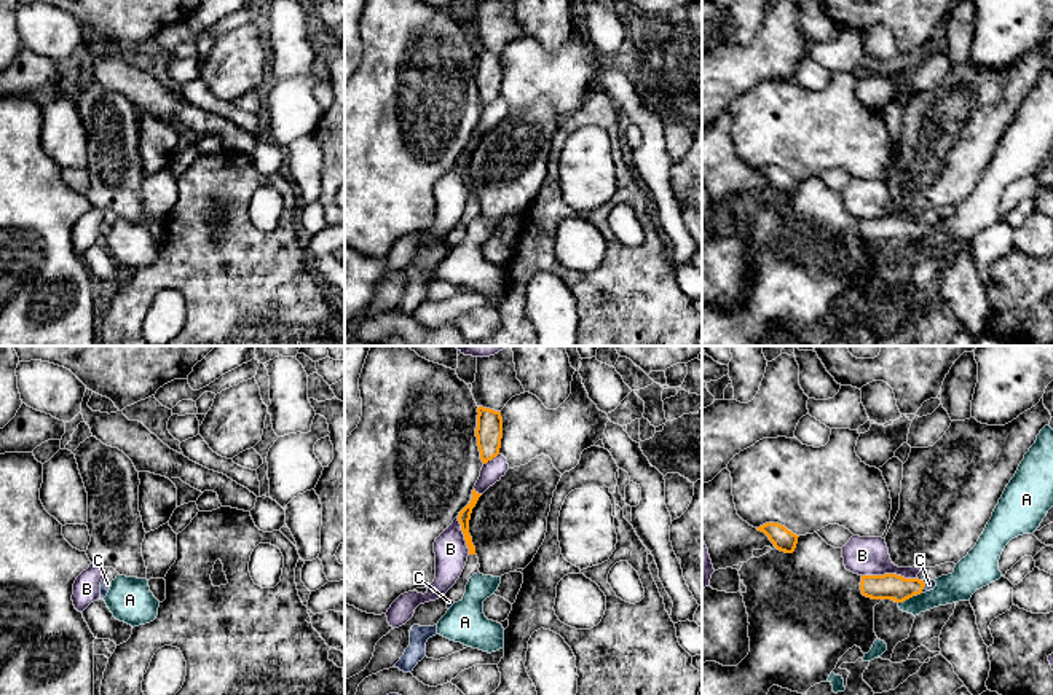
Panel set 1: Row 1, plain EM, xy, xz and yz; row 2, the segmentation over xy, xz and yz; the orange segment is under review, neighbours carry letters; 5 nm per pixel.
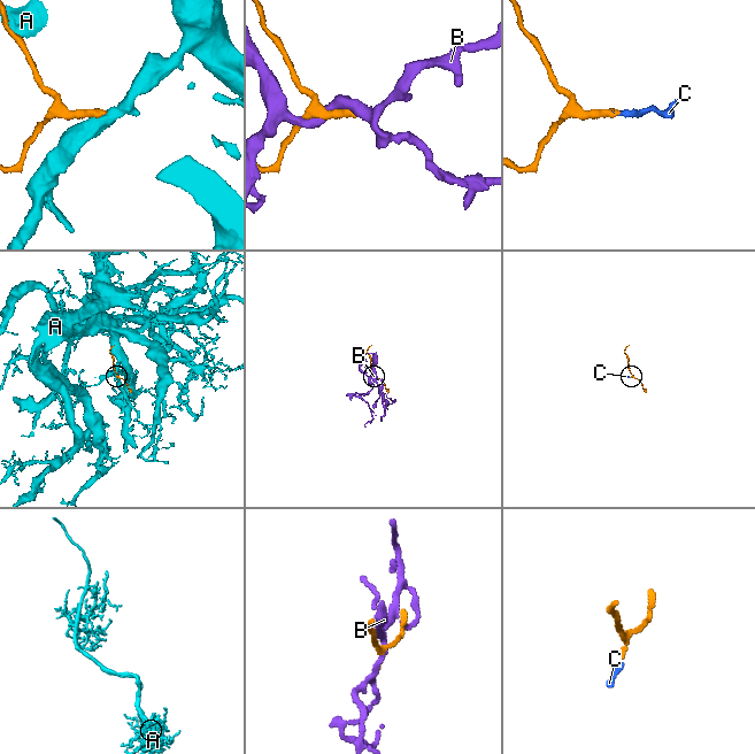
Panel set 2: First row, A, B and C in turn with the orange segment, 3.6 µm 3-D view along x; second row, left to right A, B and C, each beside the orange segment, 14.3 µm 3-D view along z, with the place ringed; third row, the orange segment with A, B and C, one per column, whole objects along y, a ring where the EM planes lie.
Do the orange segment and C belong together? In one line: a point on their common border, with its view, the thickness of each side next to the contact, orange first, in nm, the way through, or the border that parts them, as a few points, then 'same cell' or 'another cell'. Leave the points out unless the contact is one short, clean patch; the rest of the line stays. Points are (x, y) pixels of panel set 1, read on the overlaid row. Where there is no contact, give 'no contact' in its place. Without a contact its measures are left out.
meets orange in yz at (924, 585); 130 nm thick on the orange side, 50 nm on the other; runs through yz (894, 587), (924, 585), (929, 584); same cell

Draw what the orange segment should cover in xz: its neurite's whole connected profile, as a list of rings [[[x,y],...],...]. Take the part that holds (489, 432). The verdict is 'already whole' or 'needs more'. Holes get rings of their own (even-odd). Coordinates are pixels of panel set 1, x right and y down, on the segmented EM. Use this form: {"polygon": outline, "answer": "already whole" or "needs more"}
{"polygon": [[[479,406],[477,408],[477,446],[483,464],[499,454],[503,438],[503,418],[499,411]]], "answer": "already whole"}

